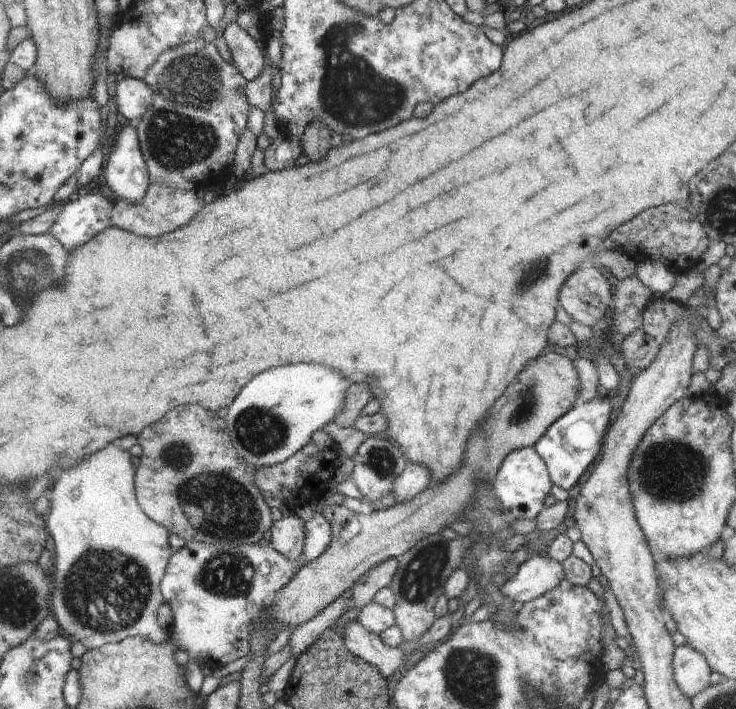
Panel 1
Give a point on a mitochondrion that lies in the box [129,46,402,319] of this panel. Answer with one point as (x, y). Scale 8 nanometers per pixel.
(178, 135)

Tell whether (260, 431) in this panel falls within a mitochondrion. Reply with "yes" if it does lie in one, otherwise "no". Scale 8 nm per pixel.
yes

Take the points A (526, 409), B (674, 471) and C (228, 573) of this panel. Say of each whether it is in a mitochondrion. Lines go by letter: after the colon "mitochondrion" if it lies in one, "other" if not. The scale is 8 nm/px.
A: mitochondrion
B: mitochondrion
C: mitochondrion

